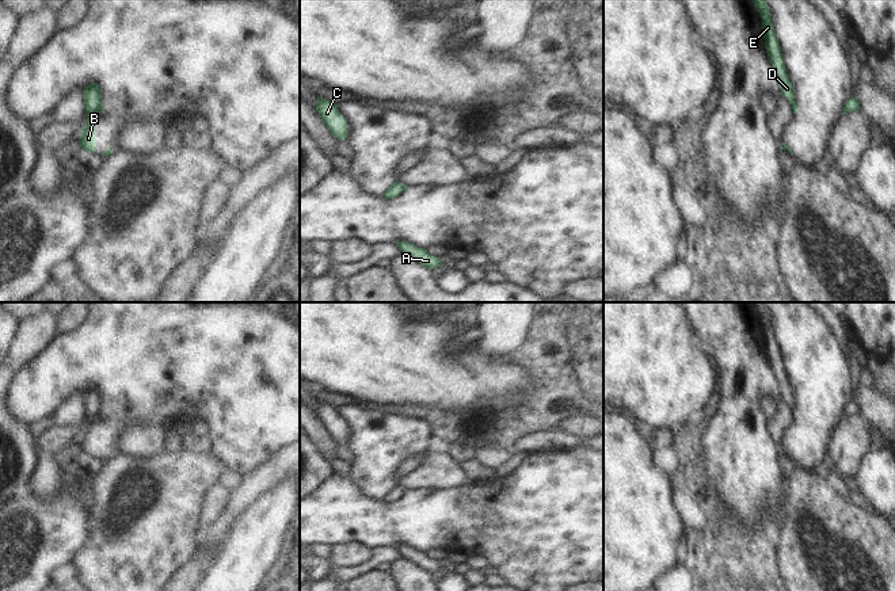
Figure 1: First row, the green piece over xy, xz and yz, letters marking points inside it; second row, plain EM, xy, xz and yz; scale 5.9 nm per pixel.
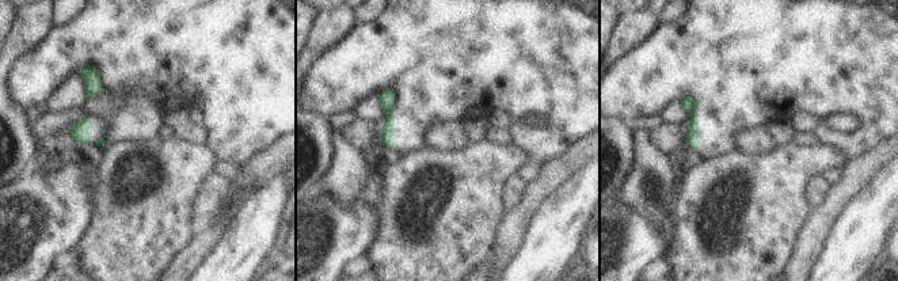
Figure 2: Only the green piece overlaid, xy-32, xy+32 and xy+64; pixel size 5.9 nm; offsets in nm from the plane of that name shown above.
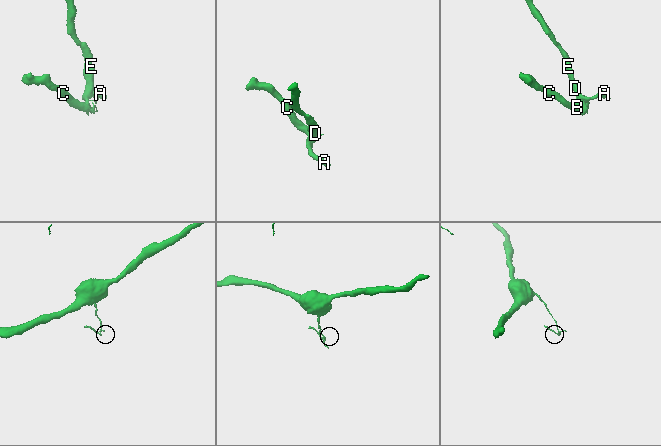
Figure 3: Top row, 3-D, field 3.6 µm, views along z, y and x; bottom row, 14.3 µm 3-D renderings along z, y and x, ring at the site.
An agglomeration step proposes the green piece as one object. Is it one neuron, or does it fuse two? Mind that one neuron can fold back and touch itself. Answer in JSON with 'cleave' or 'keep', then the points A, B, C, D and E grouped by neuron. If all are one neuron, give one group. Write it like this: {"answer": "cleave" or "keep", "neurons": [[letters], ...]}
{"answer": "cleave", "neurons": [["A", "D", "E"], ["B", "C"]]}

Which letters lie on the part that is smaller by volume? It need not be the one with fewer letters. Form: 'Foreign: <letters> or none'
Foreign: B, C

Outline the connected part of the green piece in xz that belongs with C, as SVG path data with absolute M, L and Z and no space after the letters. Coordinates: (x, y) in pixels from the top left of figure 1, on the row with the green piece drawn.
M317 98L316 111L334 138L347 141L347 122L336 104L332 104L328 99Z

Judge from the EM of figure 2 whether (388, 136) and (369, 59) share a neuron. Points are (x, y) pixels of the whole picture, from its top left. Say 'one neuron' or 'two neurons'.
one neuron

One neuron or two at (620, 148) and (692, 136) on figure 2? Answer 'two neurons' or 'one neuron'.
two neurons

